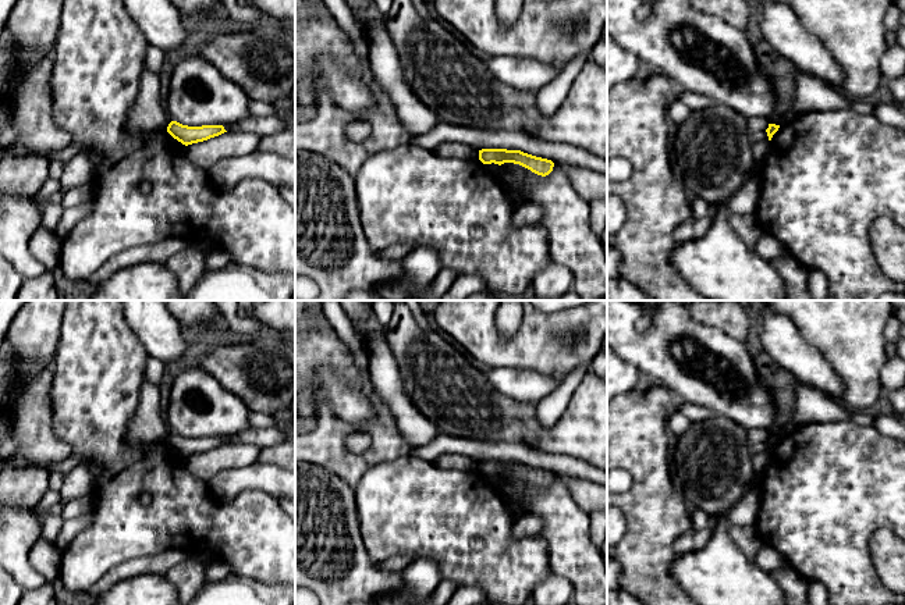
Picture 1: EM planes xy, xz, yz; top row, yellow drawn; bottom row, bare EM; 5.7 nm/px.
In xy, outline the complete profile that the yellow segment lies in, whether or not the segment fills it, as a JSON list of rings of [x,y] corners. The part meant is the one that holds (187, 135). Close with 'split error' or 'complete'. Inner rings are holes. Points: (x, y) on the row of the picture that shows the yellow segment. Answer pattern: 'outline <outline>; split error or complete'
outline [[[171,121],[167,127],[167,132],[181,142],[182,145],[188,146],[192,143],[203,142],[210,138],[219,136],[224,132],[223,125],[202,125],[202,127],[188,127],[182,125],[177,121]]]; complete

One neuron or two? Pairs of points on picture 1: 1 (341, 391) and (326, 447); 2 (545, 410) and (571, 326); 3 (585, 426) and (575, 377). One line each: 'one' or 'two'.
1: two
2: two
3: two

